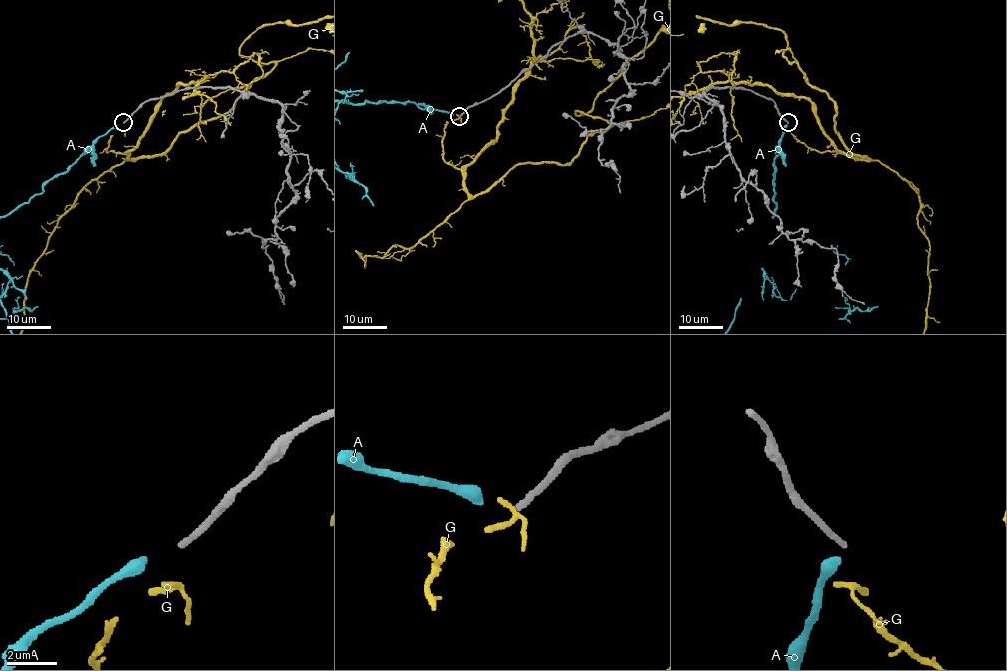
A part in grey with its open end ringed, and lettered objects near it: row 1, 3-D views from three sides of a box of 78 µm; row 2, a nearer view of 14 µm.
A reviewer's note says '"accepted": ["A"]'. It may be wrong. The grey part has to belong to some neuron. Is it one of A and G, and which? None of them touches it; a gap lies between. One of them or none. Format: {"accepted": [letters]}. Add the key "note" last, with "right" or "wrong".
{"accepted": [], "note": "wrong"}

